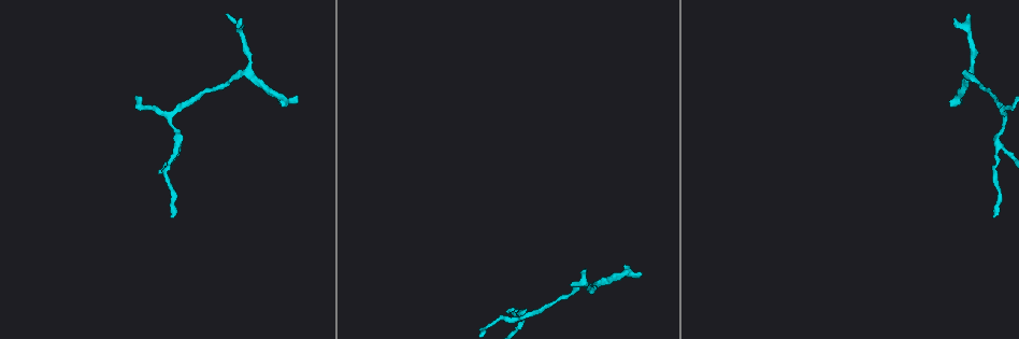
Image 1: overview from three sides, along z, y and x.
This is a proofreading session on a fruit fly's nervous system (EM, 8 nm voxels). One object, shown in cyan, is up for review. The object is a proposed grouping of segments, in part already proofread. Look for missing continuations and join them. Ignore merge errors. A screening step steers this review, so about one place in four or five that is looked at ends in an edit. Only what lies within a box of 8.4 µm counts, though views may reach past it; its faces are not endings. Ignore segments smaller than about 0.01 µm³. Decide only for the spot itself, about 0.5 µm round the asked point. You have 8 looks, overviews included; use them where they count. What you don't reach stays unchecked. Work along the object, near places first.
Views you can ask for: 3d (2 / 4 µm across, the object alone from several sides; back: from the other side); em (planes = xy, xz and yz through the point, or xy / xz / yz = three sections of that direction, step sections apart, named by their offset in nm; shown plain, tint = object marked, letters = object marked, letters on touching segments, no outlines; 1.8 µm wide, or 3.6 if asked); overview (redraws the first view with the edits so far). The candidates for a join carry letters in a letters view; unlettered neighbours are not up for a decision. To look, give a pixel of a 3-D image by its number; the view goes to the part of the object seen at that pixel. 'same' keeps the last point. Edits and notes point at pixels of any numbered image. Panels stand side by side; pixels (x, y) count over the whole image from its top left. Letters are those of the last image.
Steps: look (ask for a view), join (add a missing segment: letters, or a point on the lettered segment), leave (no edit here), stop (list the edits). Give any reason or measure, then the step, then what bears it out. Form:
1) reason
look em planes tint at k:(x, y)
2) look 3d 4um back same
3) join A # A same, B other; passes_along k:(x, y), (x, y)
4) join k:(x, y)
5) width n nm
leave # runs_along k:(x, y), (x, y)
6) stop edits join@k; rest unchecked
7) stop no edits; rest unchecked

thin end
look em planes letters at 1:(585, 271)

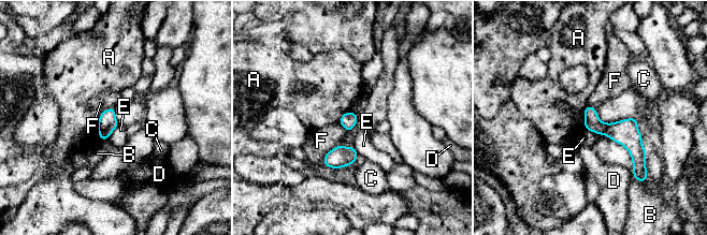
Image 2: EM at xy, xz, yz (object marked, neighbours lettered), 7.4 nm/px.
leave # A other, B other, C other, D other, E other, F other; border 2:(583, 126), (609, 137); none of them fits

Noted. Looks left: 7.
arms part here
look em xy step 16 letters at 1:(520, 311)

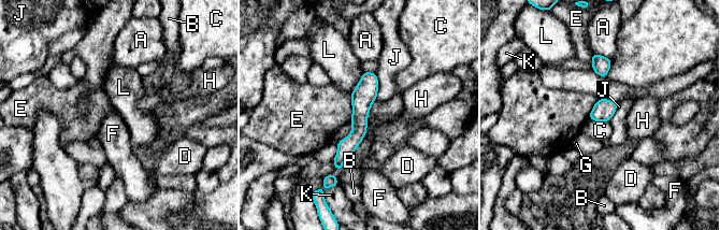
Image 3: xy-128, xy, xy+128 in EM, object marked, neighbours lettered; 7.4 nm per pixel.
leave # A other, B other, C other, D other, E other, F other, G other, H other, J other, K other, L other; no lettered segment goes on from it

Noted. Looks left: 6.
thin end
look em planes letters at 1:(995, 215)

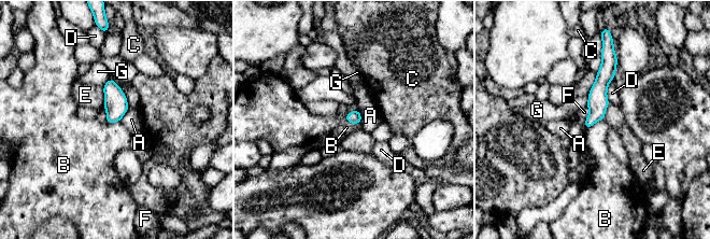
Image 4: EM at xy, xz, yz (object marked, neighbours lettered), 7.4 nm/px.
width 100 nm
leave # A other, B other, C other, D other, E other, F other, G other; runs_along 4:(607, 57), (597, 112), (587, 124); no lettered segment goes on from it

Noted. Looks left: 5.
stop no edits; rest unchecked

